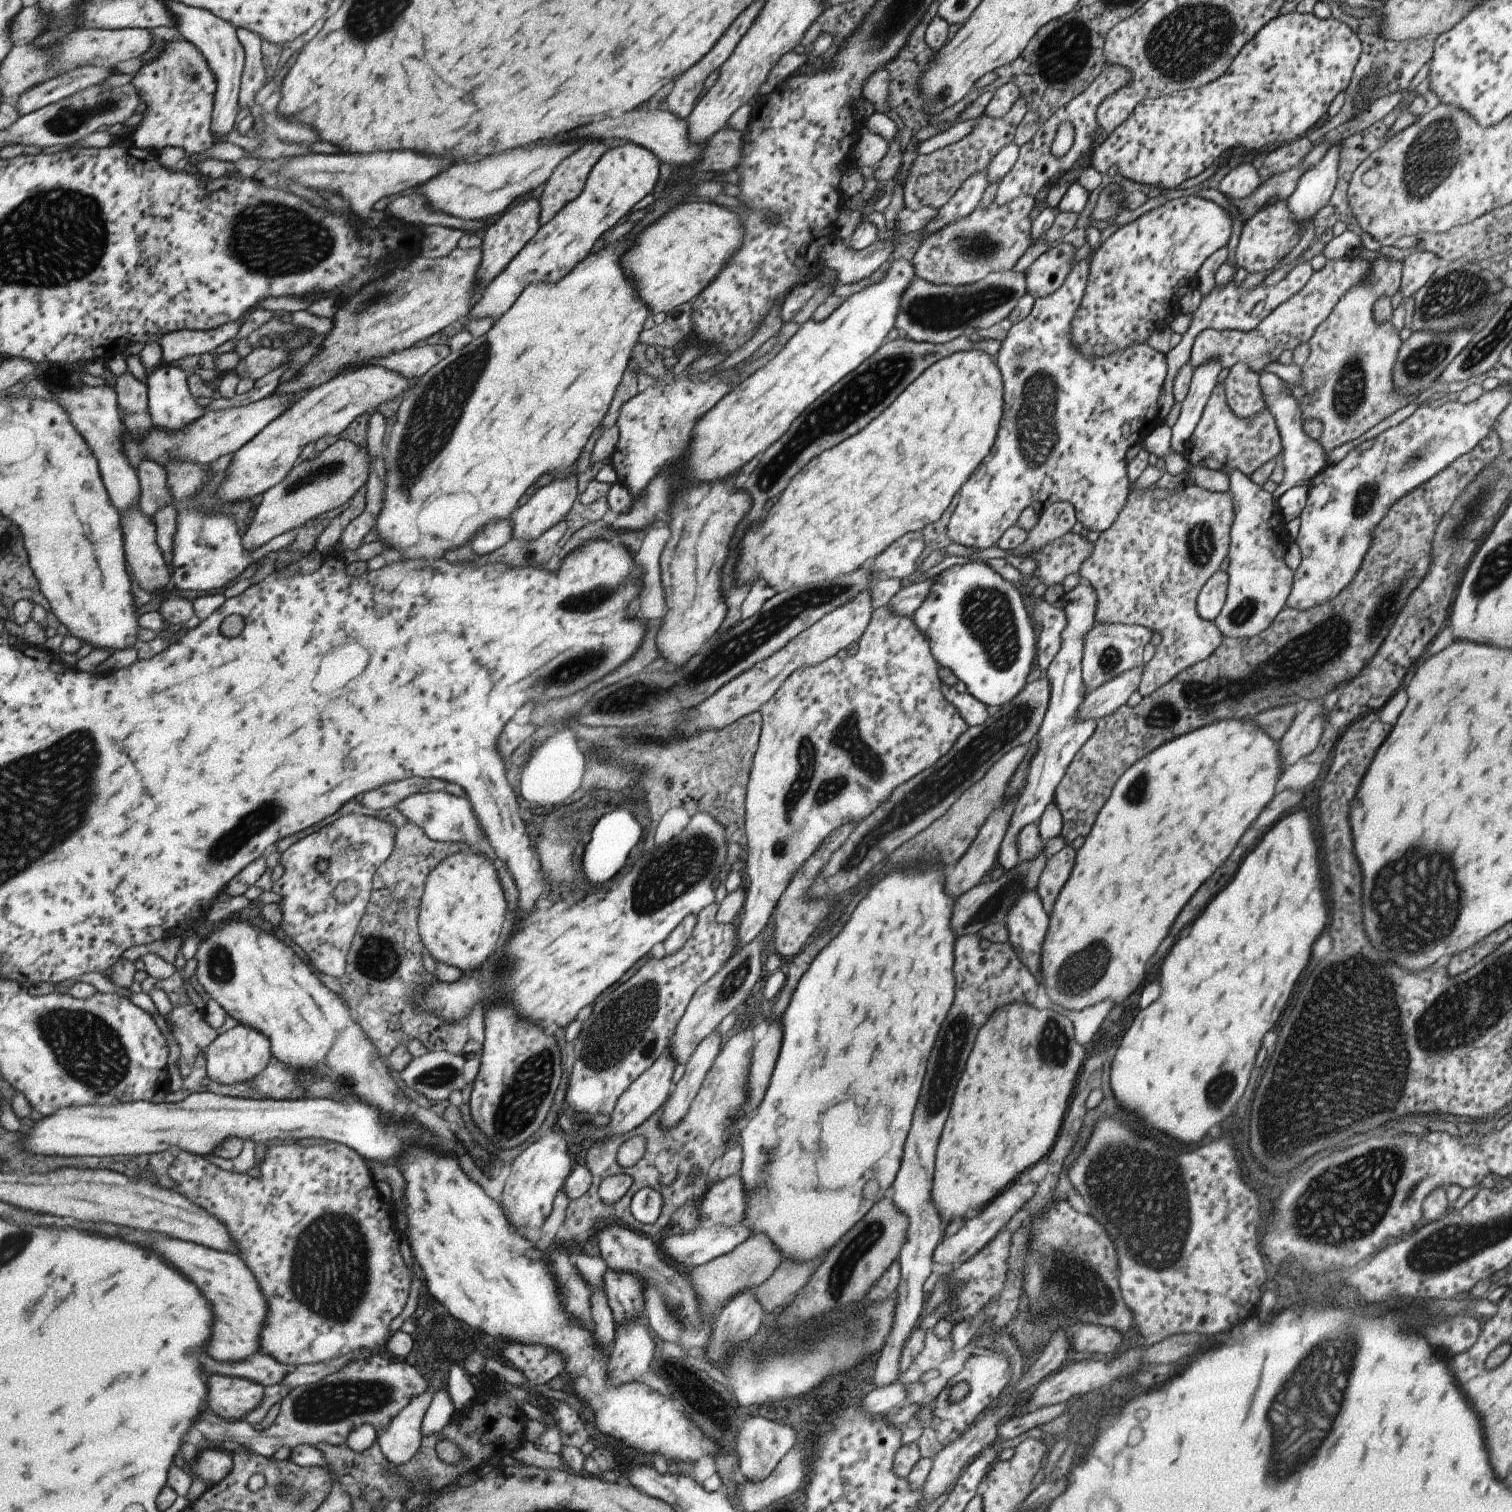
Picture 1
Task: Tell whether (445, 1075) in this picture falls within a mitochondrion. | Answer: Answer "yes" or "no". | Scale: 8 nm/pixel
yes

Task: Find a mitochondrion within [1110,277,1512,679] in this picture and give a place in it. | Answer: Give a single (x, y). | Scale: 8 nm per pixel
(1470, 513)

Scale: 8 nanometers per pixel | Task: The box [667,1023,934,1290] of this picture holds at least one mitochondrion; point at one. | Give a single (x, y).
(768, 1185)

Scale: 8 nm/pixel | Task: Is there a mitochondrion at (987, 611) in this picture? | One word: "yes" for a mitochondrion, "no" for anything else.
yes

